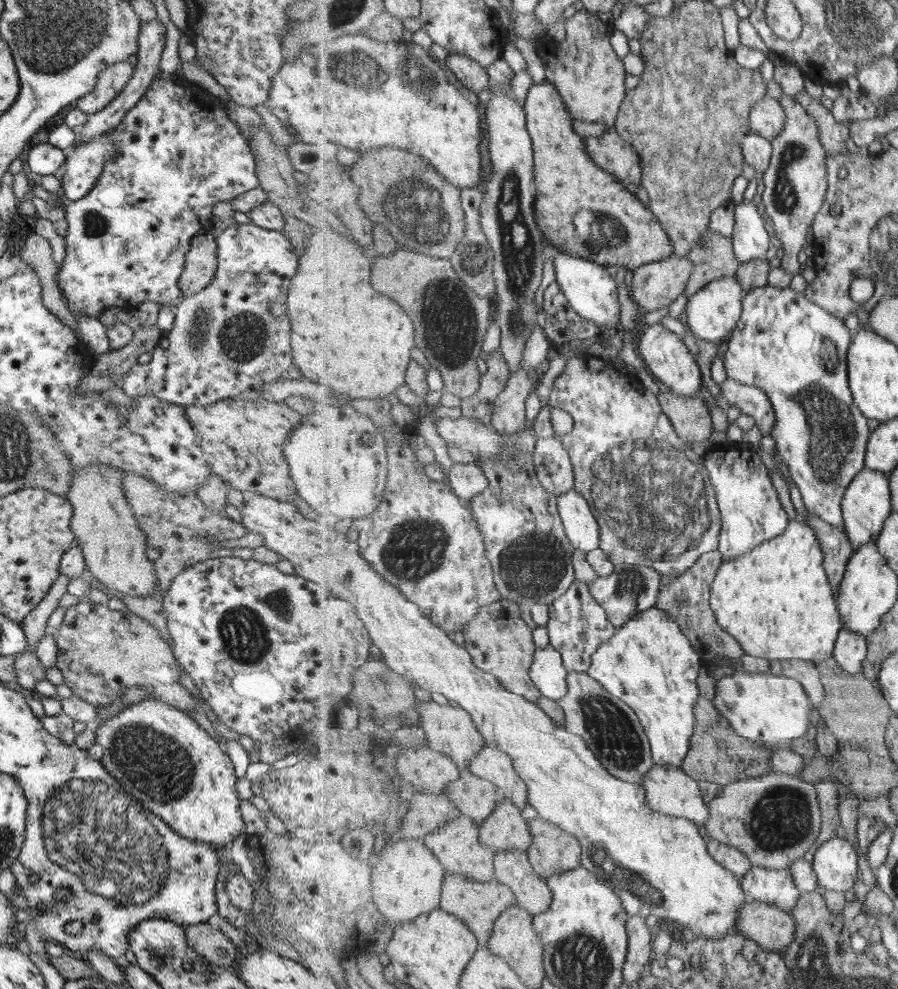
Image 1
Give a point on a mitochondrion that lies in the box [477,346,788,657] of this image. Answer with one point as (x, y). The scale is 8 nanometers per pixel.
(670, 531)

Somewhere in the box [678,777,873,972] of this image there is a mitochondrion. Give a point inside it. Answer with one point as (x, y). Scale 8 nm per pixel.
(781, 819)

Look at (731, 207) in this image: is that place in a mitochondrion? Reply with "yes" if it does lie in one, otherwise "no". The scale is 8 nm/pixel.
no

